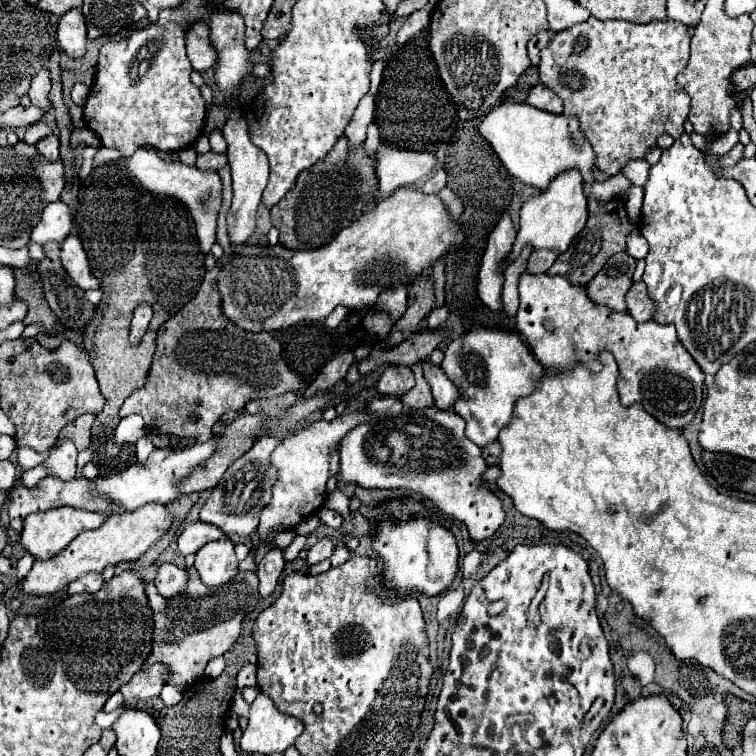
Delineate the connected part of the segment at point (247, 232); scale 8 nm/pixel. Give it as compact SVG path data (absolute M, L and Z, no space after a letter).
M230 112L230 118L222 130L226 142L228 142L228 162L232 168L232 206L226 214L228 220L228 236L234 246L246 244L246 240L254 234L256 230L256 210L262 198L262 192L268 182L268 158L266 154L256 148L248 136L248 124L240 116L240 112Z

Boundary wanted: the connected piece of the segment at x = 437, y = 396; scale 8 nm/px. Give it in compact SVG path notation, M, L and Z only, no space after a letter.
M424 360L422 364L424 364L424 378L430 384L436 408L452 408L456 396L460 396L456 392L456 386L448 380L448 376L444 376L444 370L440 366L434 366L430 360Z

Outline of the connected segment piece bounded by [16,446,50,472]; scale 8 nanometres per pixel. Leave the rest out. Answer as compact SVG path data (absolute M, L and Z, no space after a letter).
M18 446L16 452L18 452L18 464L20 464L22 472L26 472L26 470L38 466L38 464L42 464L48 458L48 454L50 454L50 452L42 452L42 454L32 452L32 448L28 448L28 446L26 448L24 446Z

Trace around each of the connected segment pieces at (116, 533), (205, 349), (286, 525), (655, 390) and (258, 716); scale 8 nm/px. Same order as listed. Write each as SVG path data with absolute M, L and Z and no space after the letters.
M144 504L132 512L120 512L106 516L104 524L96 530L84 530L50 560L36 560L30 574L22 580L22 590L26 594L54 594L68 586L68 582L76 580L84 572L102 572L108 564L116 566L118 562L134 562L138 560L156 540L164 536L164 532L172 524L172 512L166 504Z
M224 258L216 262L216 266L206 272L202 286L198 288L196 296L164 326L156 332L156 352L150 368L150 376L144 388L136 390L120 408L120 418L130 414L140 414L146 420L150 430L162 430L166 434L174 434L178 438L192 438L194 442L206 442L212 438L214 422L228 410L242 410L248 400L256 398L274 398L278 394L300 390L308 382L302 380L284 360L280 342L270 332L246 332L228 320L222 312L222 296L218 292L216 280L224 266Z
M366 412L342 414L336 416L332 422L320 418L310 426L284 436L284 440L276 446L276 450L270 456L272 466L278 472L278 478L272 486L272 500L264 506L258 524L258 536L264 544L272 546L272 530L290 530L302 520L306 520L306 516L312 516L316 508L324 506L326 482L330 476L330 450L332 446L336 448L340 444L344 434L348 434L356 424L364 422L366 418Z
M522 272L520 276L520 306L516 312L516 328L526 338L528 346L532 348L534 356L542 362L548 370L570 370L576 362L582 362L588 368L596 368L596 354L600 350L608 350L614 354L618 364L618 394L624 406L634 402L642 404L648 414L652 414L658 422L670 428L684 428L696 414L702 404L704 392L704 372L692 360L688 350L676 336L674 324L658 324L654 320L636 322L628 312L612 312L608 306L594 304L584 286L570 284L564 276L548 276L546 272L530 274Z
M258 692L252 702L248 720L248 728L240 740L240 748L244 752L284 752L304 730L304 724L298 718L278 712L274 702L264 692Z

